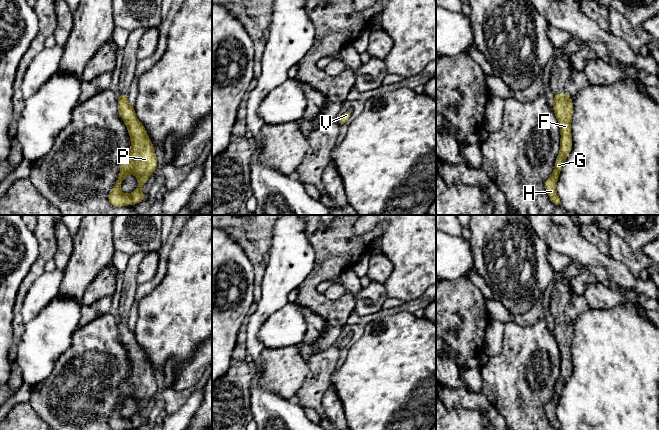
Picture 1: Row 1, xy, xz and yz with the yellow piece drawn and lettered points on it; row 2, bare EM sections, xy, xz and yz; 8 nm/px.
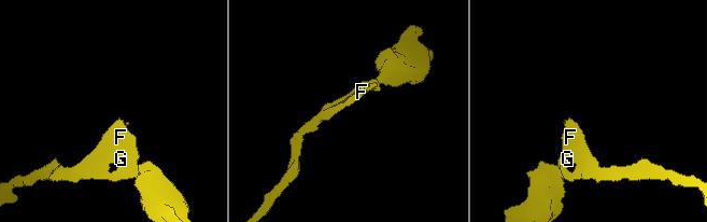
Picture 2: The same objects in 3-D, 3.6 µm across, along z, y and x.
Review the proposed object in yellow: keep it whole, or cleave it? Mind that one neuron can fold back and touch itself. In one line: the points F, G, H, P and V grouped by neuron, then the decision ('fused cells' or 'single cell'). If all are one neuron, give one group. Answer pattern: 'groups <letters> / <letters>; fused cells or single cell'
groups F G H P V; single cell

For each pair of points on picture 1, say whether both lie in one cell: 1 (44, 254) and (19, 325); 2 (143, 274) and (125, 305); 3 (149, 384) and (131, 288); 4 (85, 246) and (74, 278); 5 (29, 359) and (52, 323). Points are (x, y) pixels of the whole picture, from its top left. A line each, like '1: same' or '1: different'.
1: same
2: different
3: same
4: same
5: same

